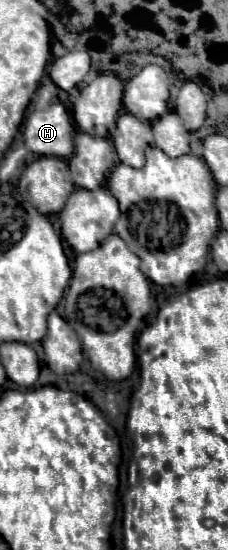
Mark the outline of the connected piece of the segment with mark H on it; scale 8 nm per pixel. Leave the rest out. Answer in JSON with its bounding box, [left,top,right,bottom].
[24,103,74,159]

